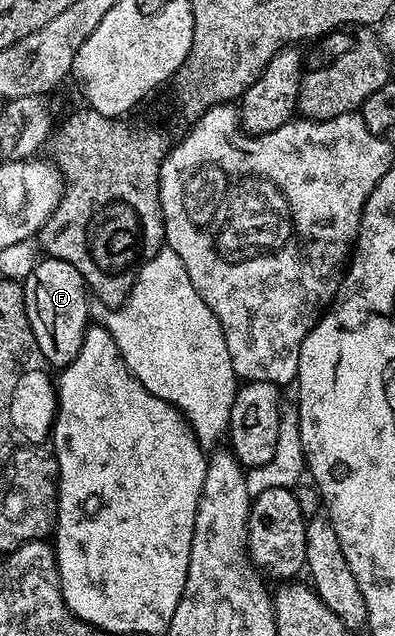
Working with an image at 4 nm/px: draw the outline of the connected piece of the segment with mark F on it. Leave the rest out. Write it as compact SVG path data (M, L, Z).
M47 256L36 261L33 272L22 283L22 287L29 324L33 328L33 336L37 336L37 348L41 348L41 356L45 356L48 367L68 366L77 360L77 352L81 352L89 325L89 291L81 272L77 272L77 268L65 260Z

